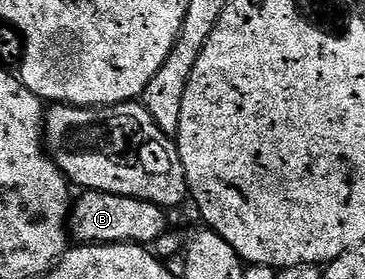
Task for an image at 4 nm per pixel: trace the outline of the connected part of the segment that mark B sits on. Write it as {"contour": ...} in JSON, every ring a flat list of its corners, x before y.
{"contour":[[107,192,81,193,82,197,73,201,68,221,68,232,79,245,84,244,141,244,154,246,166,232,167,209,161,208,153,200,128,198]]}

